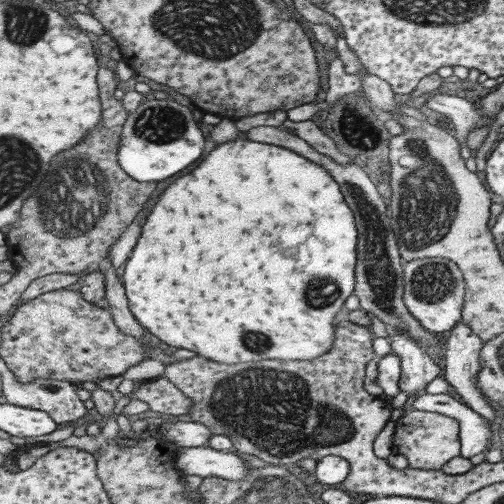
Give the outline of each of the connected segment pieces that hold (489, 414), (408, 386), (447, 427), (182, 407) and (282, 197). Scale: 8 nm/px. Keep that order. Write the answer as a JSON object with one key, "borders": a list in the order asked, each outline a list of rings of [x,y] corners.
{"borders":[[[[459,320],[449,333],[442,337],[442,351],[444,354],[443,379],[449,384],[451,392],[456,398],[461,398],[475,414],[488,422],[494,420],[495,411],[489,405],[482,392],[476,387],[477,373],[479,373],[479,352],[482,347],[481,340],[471,332],[471,329]]],[[[388,330],[387,342],[390,344],[391,354],[399,356],[401,360],[401,378],[397,381],[397,388],[407,396],[419,396],[425,386],[435,379],[441,369],[435,365],[432,355],[423,352],[422,348],[407,337],[407,333]]],[[[413,410],[396,422],[392,435],[393,454],[402,454],[409,468],[437,470],[460,453],[460,439],[457,420],[436,412]]],[[[165,376],[146,381],[130,396],[146,402],[150,410],[164,414],[188,414],[192,407],[192,400]]],[[[246,138],[229,140],[215,148],[203,164],[191,174],[179,178],[167,188],[153,206],[141,240],[124,266],[122,279],[127,287],[131,311],[139,323],[155,337],[169,346],[192,350],[198,356],[215,363],[237,365],[261,360],[285,361],[314,360],[330,350],[333,345],[333,316],[353,292],[353,264],[355,264],[355,224],[353,214],[343,202],[337,184],[329,172],[288,148],[276,144],[255,142]]]]}

